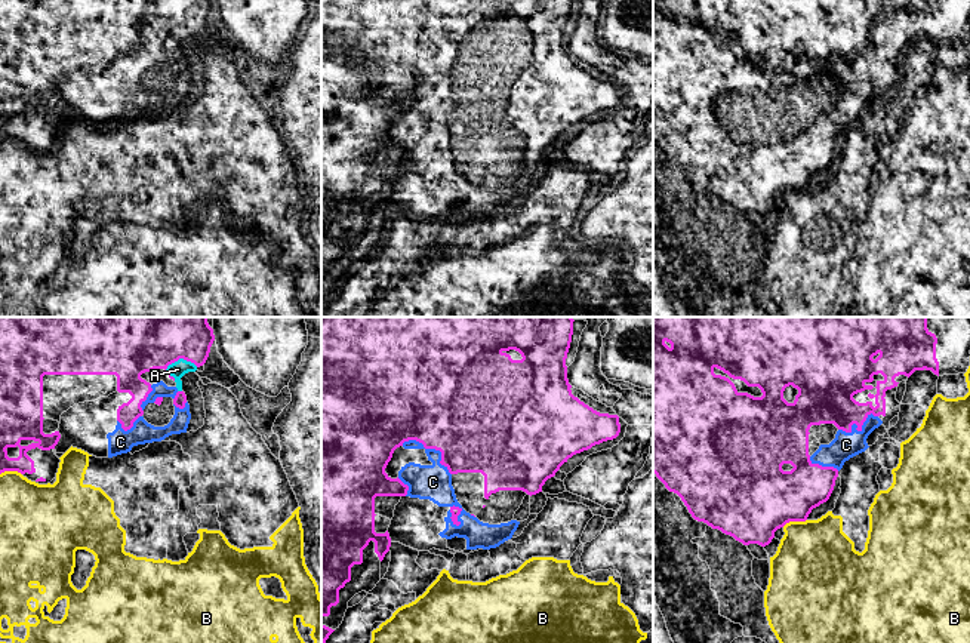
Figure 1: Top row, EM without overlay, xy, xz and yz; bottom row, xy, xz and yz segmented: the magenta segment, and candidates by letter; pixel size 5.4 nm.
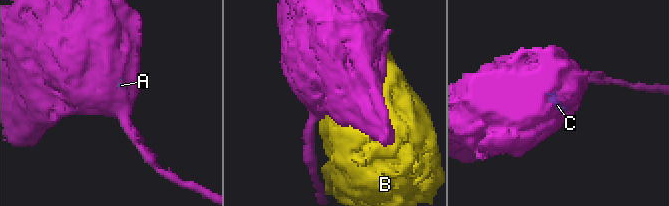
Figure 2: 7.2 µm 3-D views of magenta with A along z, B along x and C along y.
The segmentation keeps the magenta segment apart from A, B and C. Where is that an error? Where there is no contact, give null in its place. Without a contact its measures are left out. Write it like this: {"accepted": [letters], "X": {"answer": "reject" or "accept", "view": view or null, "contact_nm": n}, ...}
{"accepted": ["A", "C"], "A": {"answer": "accept", "view": "xy", "contact_nm": 180}, "B": {"answer": "reject", "view": "yz", "contact_nm": 140}, "C": {"answer": "accept", "view": "xz", "contact_nm": 320}}

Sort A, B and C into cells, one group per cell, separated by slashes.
A C / B

